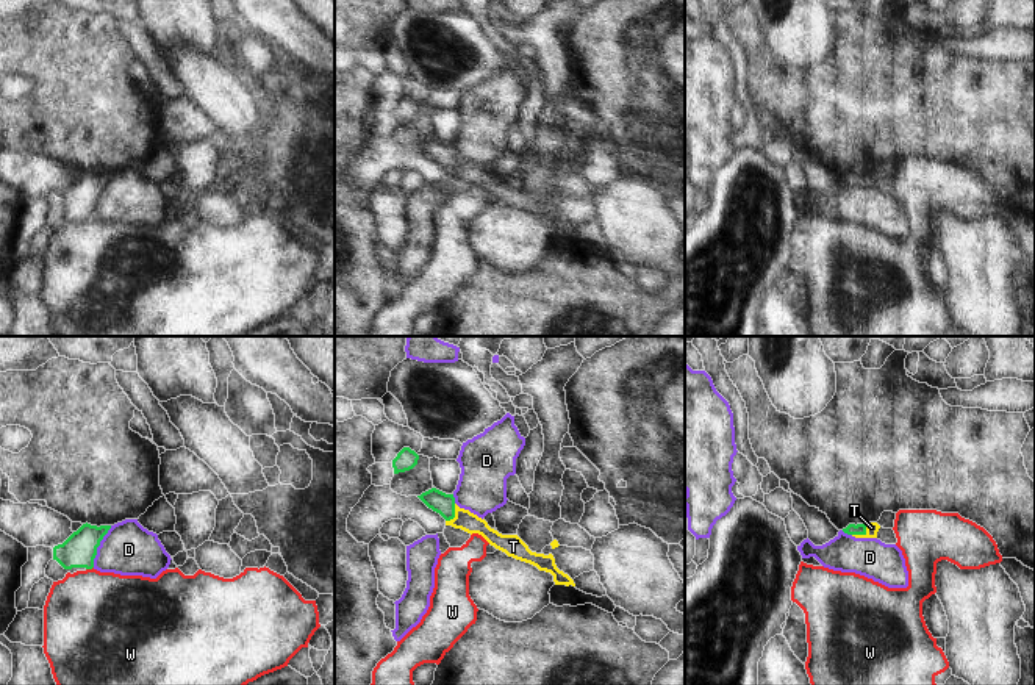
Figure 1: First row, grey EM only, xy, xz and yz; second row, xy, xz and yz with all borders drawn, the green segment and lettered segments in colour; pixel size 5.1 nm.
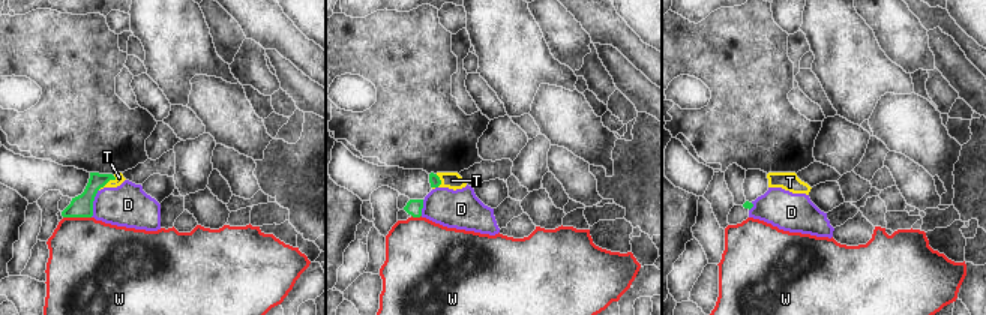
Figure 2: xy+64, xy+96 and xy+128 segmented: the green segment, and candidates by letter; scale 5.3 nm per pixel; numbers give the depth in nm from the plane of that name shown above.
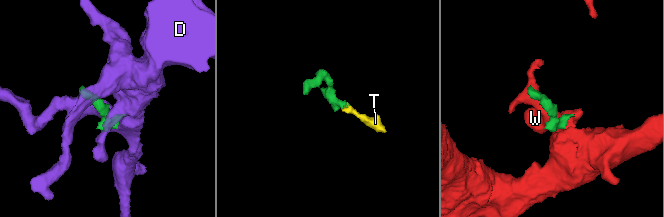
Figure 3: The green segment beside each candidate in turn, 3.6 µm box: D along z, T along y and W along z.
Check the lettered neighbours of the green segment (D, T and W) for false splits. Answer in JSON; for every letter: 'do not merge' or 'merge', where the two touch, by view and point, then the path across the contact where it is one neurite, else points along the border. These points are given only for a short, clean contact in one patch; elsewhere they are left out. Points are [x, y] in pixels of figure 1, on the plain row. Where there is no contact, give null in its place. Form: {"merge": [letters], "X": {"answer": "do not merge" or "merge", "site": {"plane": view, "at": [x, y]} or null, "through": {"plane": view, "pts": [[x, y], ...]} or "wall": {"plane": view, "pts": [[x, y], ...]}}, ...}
{"merge": ["T"], "D": {"answer": "do not merge", "site": {"plane": "xy", "at": [99, 194]}, "wall": {"plane": "xy", "pts": [[111, 175], [97, 197], [93, 216]]}}, "T": {"answer": "merge", "site": {"plane": "yz", "at": [862, 183]}, "through": {"plane": "yz", "pts": [[860, 179], [862, 183], [871, 177]]}}, "W": {"answer": "do not merge", "site": {"plane": "xy", "at": [89, 218]}}}

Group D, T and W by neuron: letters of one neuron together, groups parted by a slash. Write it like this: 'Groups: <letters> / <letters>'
Groups: D / T / W

